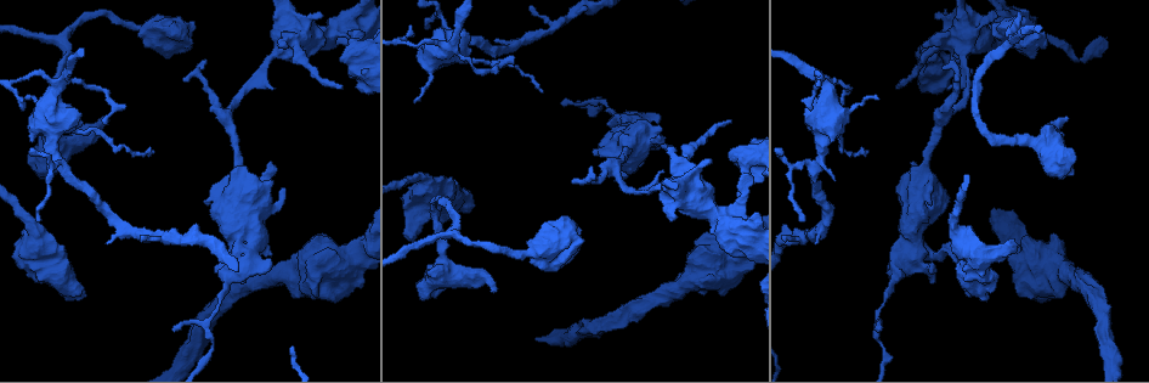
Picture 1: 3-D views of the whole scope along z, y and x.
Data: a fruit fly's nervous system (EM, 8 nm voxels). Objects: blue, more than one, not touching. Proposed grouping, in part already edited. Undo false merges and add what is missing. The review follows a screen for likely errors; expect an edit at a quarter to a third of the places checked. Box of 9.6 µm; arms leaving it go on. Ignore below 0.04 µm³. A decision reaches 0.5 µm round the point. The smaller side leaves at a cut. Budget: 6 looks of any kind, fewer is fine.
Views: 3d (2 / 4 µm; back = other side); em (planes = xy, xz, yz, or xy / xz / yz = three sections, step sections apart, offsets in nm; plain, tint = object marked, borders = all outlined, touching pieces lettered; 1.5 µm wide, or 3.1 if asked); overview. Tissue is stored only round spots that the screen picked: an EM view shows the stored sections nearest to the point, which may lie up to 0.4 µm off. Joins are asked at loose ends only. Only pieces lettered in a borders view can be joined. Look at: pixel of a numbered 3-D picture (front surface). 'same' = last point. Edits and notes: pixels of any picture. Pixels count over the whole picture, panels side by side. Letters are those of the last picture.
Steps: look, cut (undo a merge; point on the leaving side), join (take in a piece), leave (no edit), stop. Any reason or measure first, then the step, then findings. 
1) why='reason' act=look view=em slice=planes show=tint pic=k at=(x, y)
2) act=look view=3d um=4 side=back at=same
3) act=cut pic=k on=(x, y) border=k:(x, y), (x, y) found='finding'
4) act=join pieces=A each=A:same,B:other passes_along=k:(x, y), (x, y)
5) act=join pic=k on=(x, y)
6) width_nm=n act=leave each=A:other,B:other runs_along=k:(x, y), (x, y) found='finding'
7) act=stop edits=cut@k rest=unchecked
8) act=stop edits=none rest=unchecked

why='thick end' act=look view=em slice=planes show=borders pic=1 at=(930, 282)

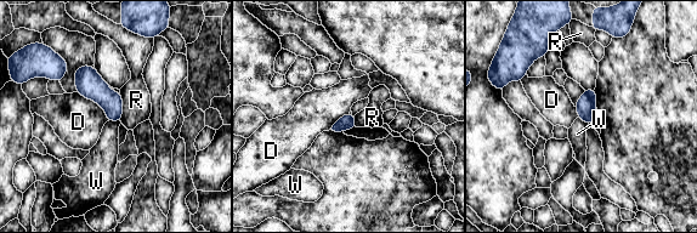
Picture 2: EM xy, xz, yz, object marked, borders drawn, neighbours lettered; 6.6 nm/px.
act=leave each=D:other,R:other,W:other border=2:(108, 120), (119, 121) found='no lettered piece goes on from it'

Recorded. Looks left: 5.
why='stops while still wide' act=look view=3d um=2 side=back pic=1 at=(1067, 116)

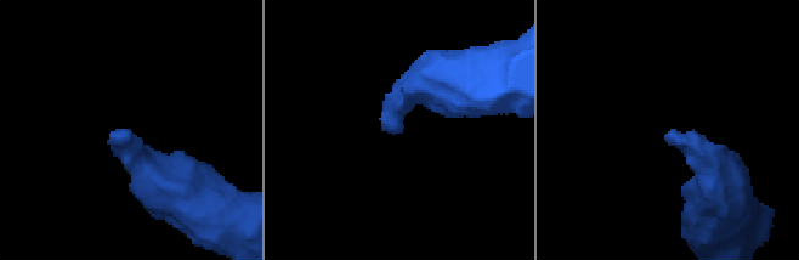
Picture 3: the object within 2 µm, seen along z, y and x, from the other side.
act=look view=em slice=yz step=8 show=borders pic=3 at=(672, 131)

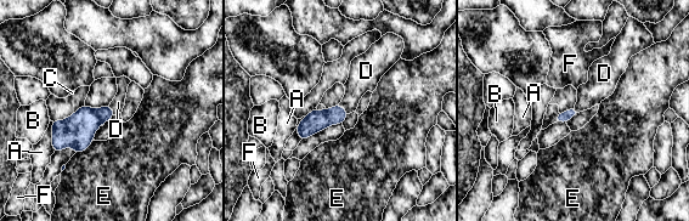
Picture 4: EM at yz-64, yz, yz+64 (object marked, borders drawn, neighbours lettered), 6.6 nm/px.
act=look view=em slice=planes show=borders at=same

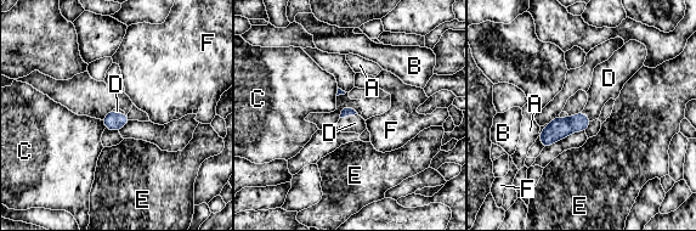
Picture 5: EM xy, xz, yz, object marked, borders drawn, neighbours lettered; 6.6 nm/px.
act=join pieces=D each=A:other,B:other,C:other,D:same,E:other,F:other passes_along=5:(345, 112), (349, 114), (355, 123) found='the neuron continues'

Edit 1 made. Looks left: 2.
act=stop edits=join@5 rest=unchecked

